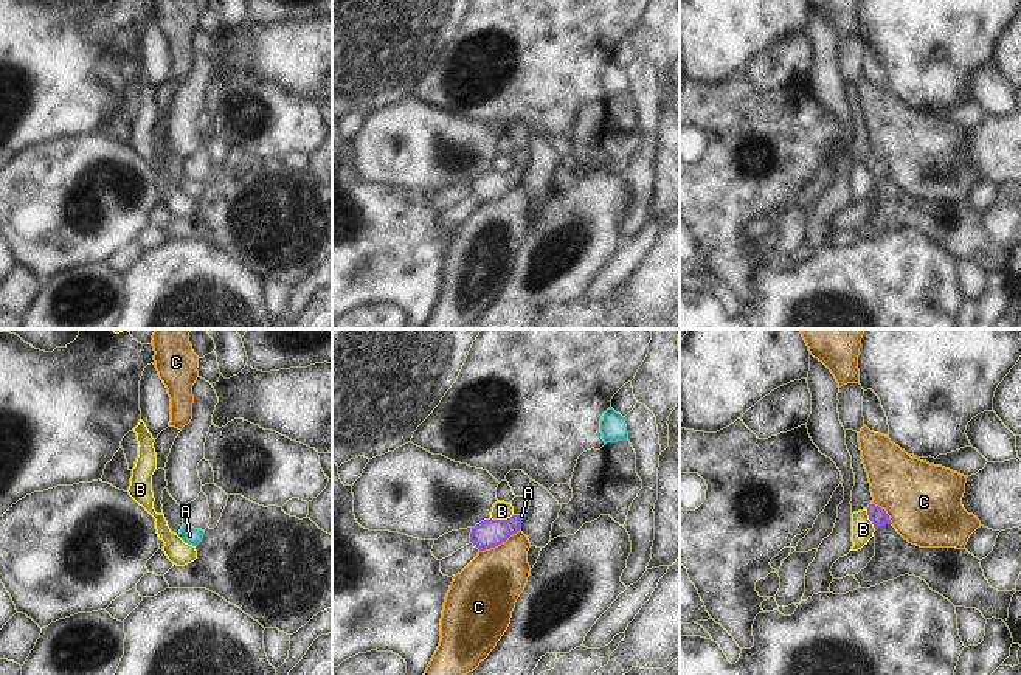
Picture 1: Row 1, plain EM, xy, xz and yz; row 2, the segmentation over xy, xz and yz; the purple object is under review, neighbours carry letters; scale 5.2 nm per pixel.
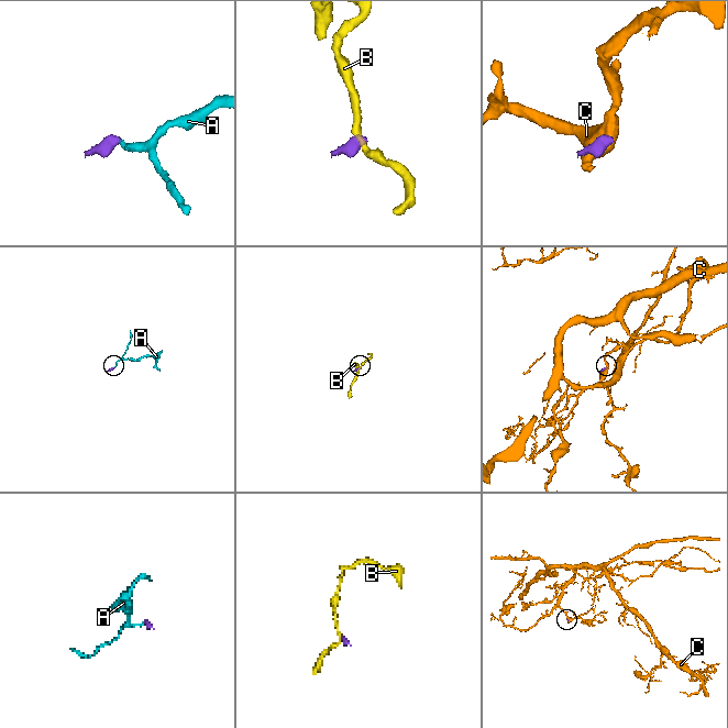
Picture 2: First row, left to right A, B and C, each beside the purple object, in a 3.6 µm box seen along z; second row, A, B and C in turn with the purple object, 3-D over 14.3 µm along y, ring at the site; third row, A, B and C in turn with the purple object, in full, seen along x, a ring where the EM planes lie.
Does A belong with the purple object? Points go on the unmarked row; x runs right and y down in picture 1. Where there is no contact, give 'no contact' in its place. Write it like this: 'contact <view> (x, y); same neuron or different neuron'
contact xz (520, 169); same neuron

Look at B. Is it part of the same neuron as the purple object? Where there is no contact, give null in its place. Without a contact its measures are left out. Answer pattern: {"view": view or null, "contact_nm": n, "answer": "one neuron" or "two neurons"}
{"view": "xz", "contact_nm": 120, "answer": "two neurons"}

